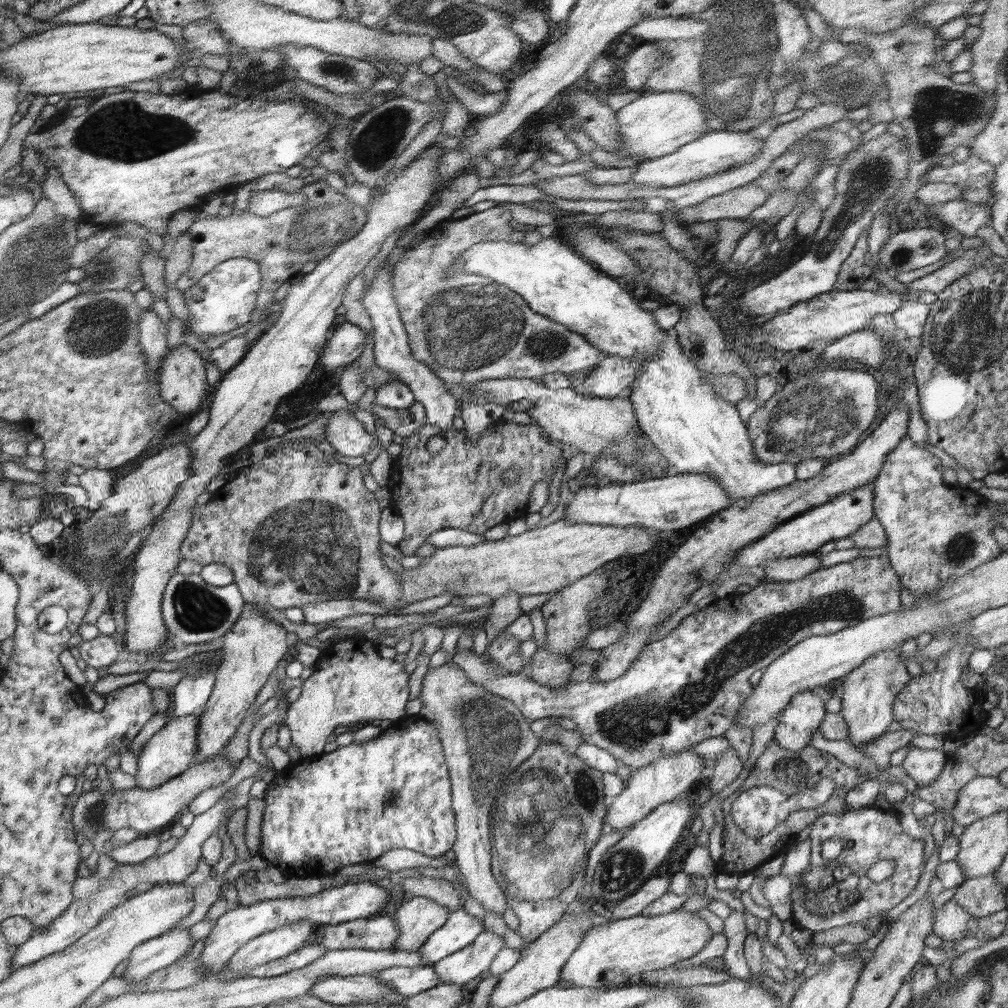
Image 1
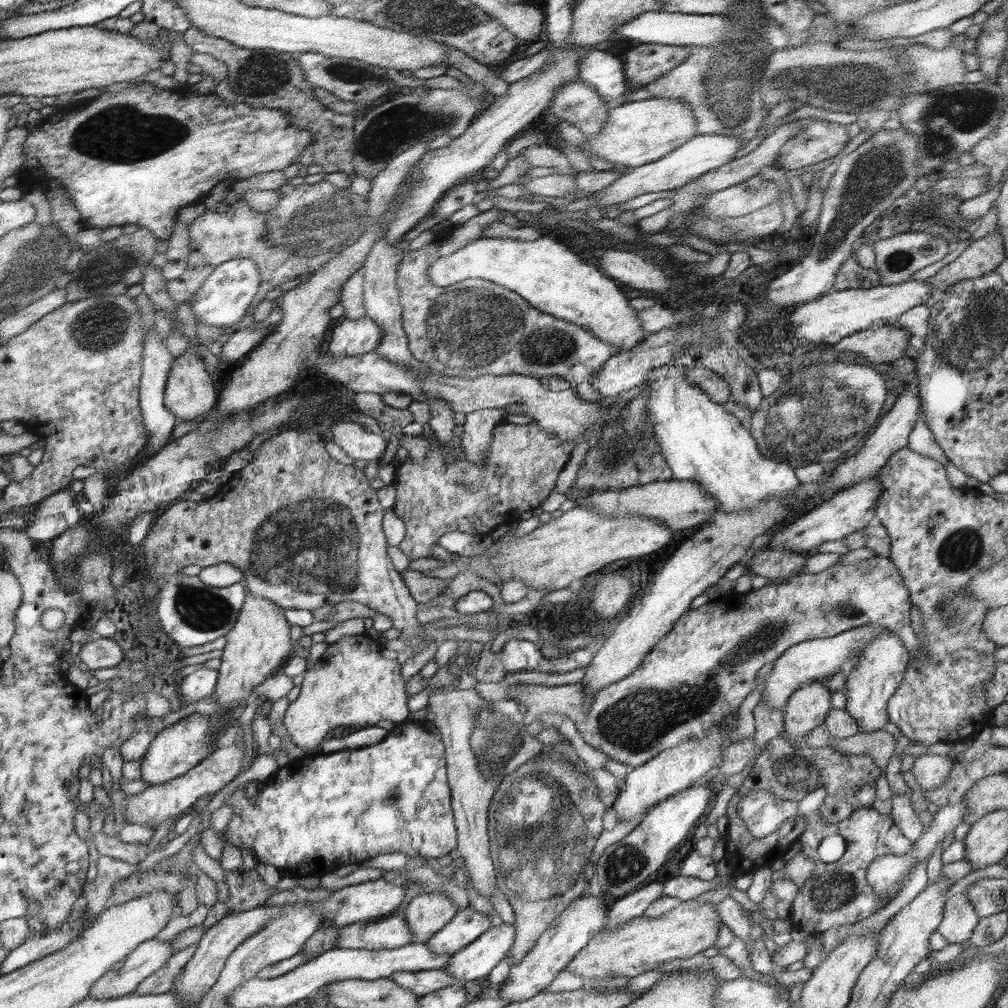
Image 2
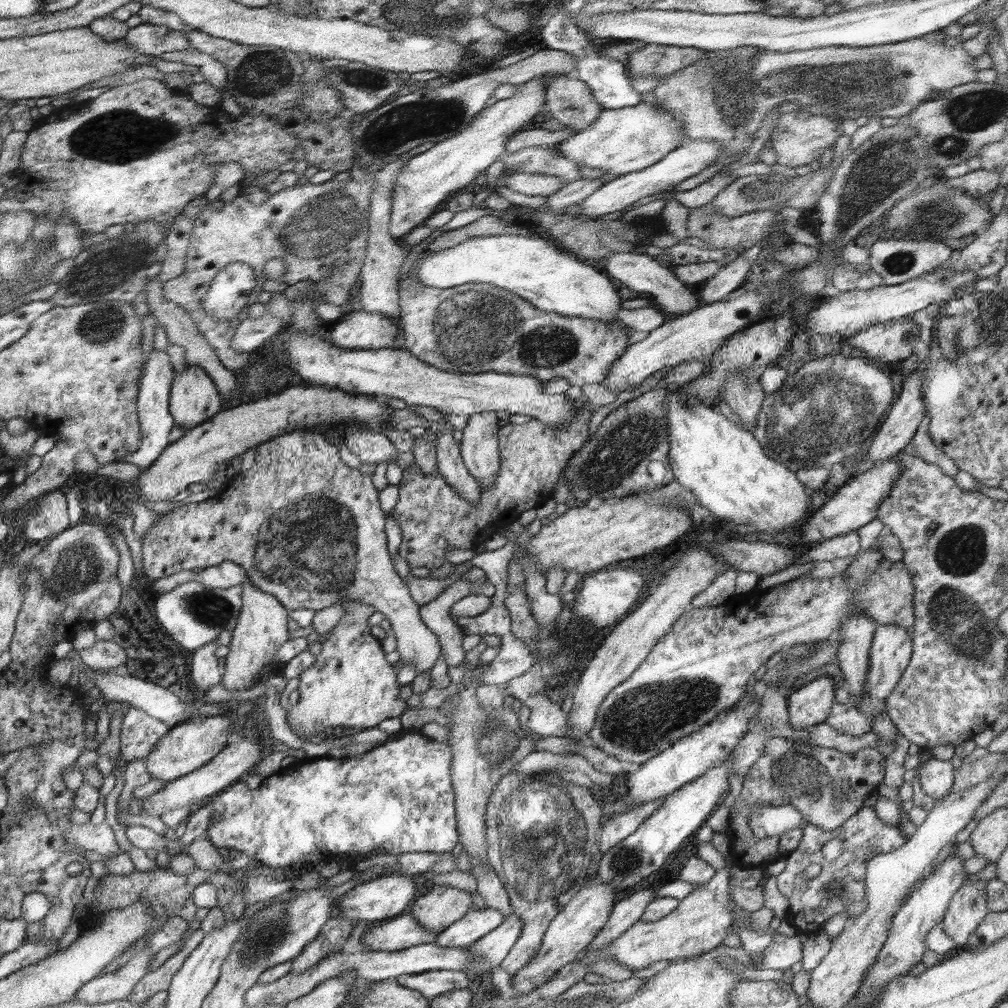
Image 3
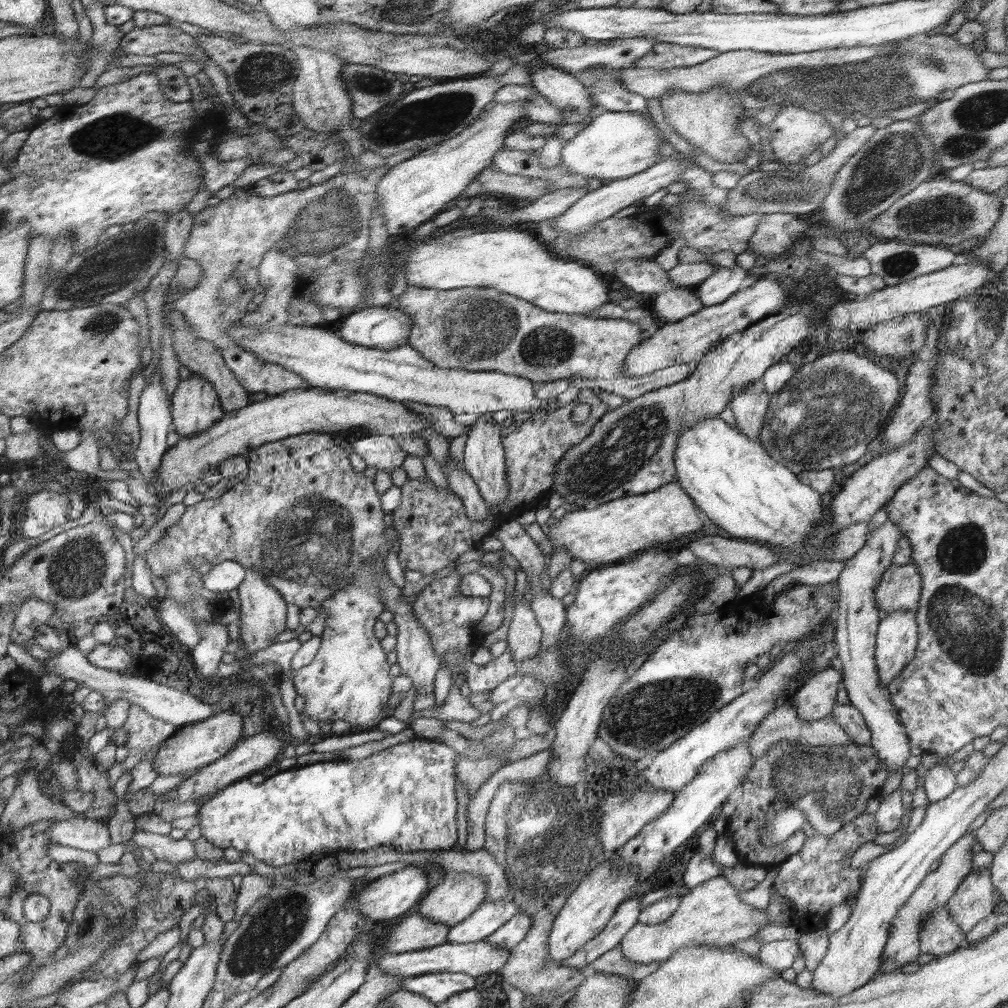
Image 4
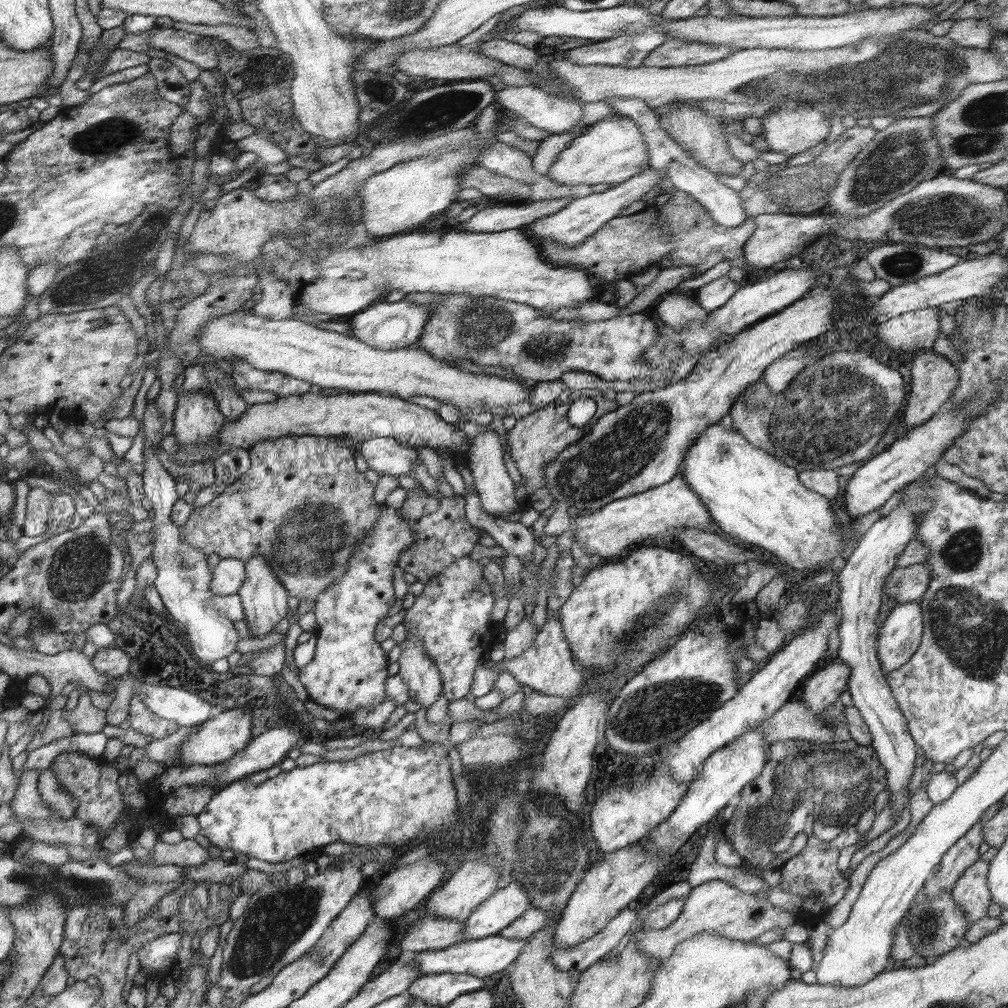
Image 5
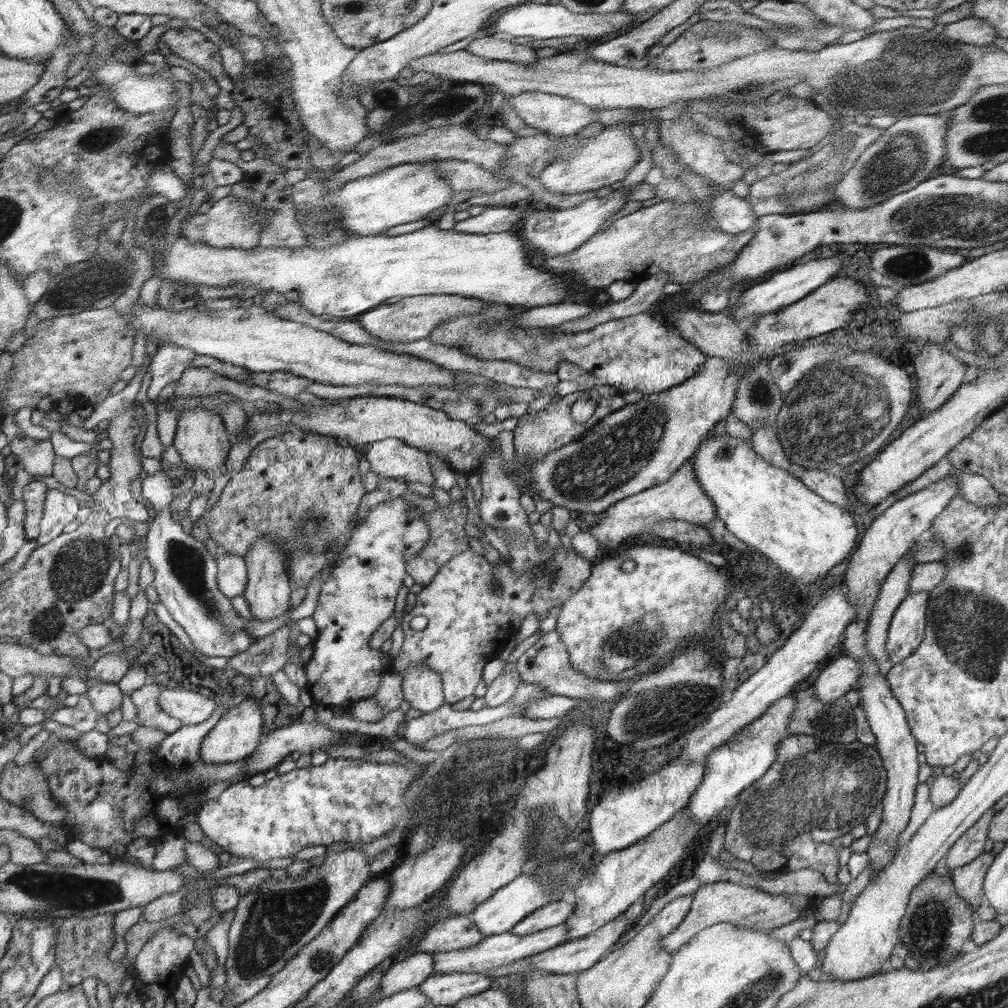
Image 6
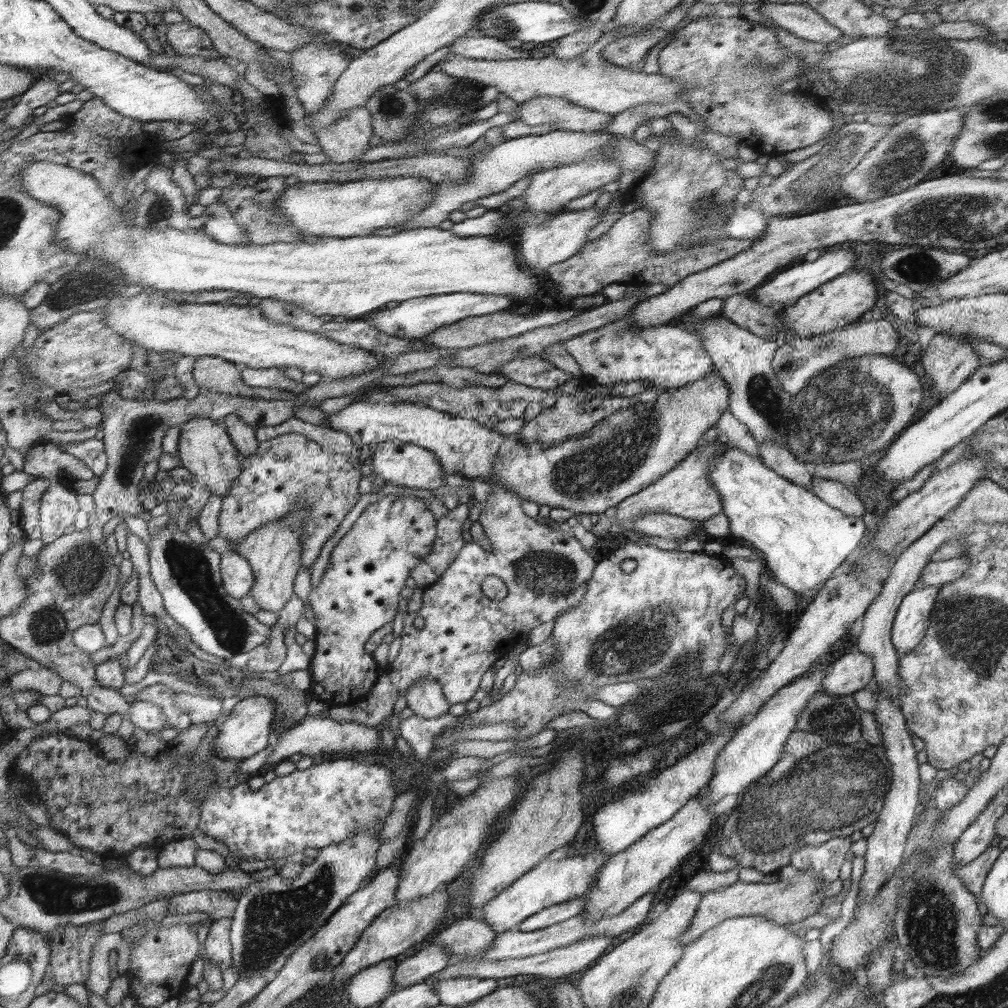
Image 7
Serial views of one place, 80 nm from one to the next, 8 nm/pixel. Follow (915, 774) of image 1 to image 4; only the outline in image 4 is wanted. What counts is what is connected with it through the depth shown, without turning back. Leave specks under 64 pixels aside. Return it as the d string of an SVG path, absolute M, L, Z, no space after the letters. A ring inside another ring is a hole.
M941 760L927 771L922 786L930 803L944 800L957 787L957 773Z

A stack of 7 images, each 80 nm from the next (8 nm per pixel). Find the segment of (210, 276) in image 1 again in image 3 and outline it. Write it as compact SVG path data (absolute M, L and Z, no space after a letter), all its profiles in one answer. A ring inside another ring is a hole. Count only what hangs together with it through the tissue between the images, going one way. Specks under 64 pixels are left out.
M235 262L220 269L211 282L207 294L203 296L201 309L216 320L227 320L227 318L233 320L248 304L248 294L252 294L256 286L256 275L253 266L248 263Z

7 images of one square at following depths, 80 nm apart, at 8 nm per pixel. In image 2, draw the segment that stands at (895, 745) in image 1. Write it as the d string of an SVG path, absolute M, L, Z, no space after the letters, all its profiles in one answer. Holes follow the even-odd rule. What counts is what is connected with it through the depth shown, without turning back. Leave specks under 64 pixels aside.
M876 730L870 734L857 734L848 738L831 738L830 748L844 754L869 754L882 774L894 754L897 738L891 732Z

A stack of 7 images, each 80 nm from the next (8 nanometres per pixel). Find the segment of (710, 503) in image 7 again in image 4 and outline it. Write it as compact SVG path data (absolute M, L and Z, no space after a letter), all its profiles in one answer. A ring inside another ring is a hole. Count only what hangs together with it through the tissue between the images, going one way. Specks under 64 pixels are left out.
M675 480L650 493L628 495L593 510L568 512L546 536L552 542L552 553L563 548L573 560L582 560L590 568L602 567L622 562L622 558L640 550L660 548L660 542L672 542L682 534L701 534L704 524L695 506L688 492Z

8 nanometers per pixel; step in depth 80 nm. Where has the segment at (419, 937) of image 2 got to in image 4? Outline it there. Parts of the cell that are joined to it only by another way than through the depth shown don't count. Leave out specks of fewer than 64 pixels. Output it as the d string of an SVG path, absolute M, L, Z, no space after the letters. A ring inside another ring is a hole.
M452 872L420 900L418 913L428 921L452 928L471 917L486 898L483 875Z

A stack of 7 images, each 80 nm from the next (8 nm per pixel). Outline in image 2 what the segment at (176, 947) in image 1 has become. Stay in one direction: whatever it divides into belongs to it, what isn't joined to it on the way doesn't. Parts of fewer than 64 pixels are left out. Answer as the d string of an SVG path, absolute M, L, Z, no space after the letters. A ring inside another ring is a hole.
M150 940L140 945L118 972L106 973L91 987L91 998L108 999L133 994L138 985L162 968L175 954L172 941Z

